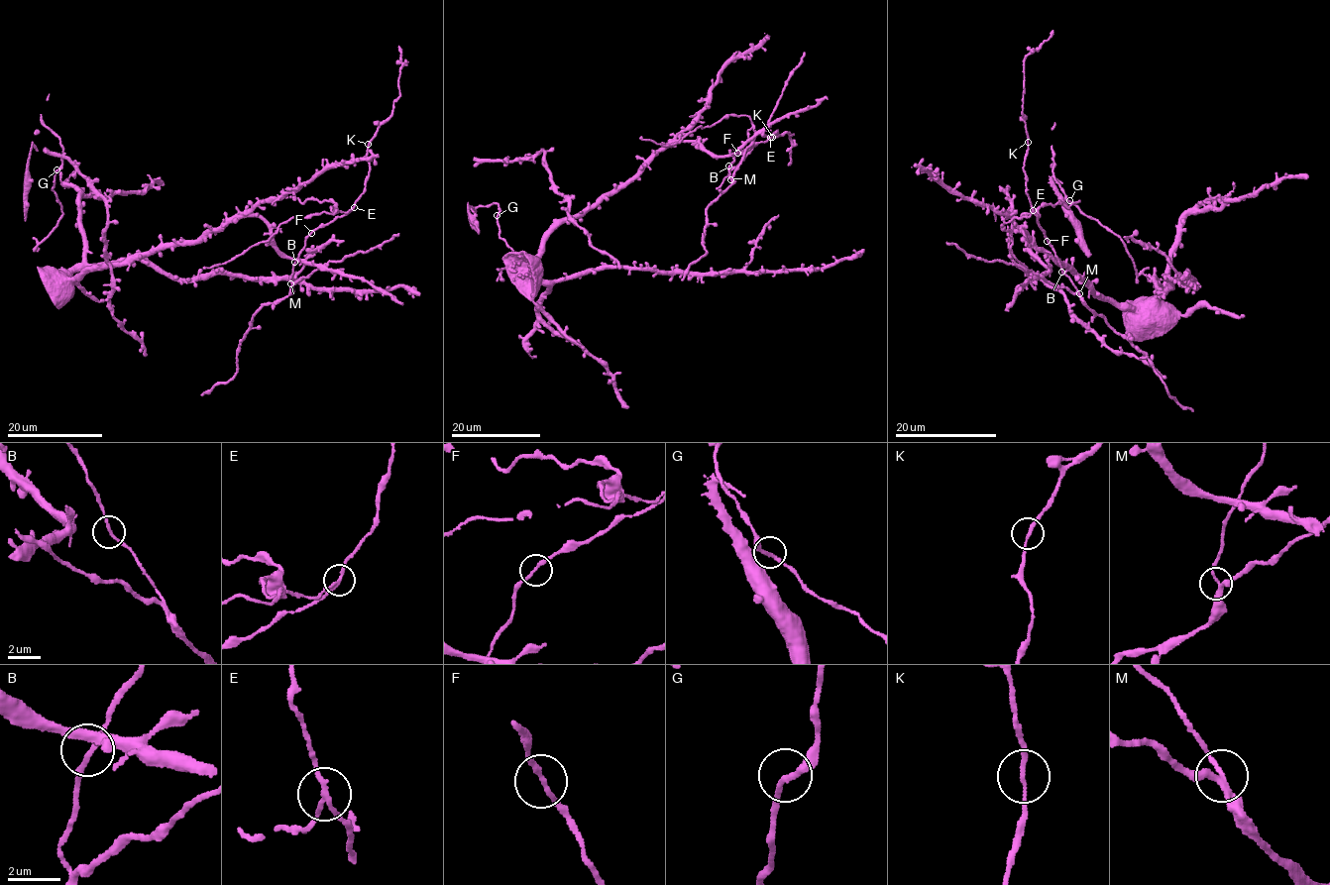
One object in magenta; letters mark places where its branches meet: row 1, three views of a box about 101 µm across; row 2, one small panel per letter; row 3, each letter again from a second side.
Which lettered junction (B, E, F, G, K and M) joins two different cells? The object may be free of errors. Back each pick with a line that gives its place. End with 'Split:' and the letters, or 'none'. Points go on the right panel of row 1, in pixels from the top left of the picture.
E: place (1033, 210)
Split: E

